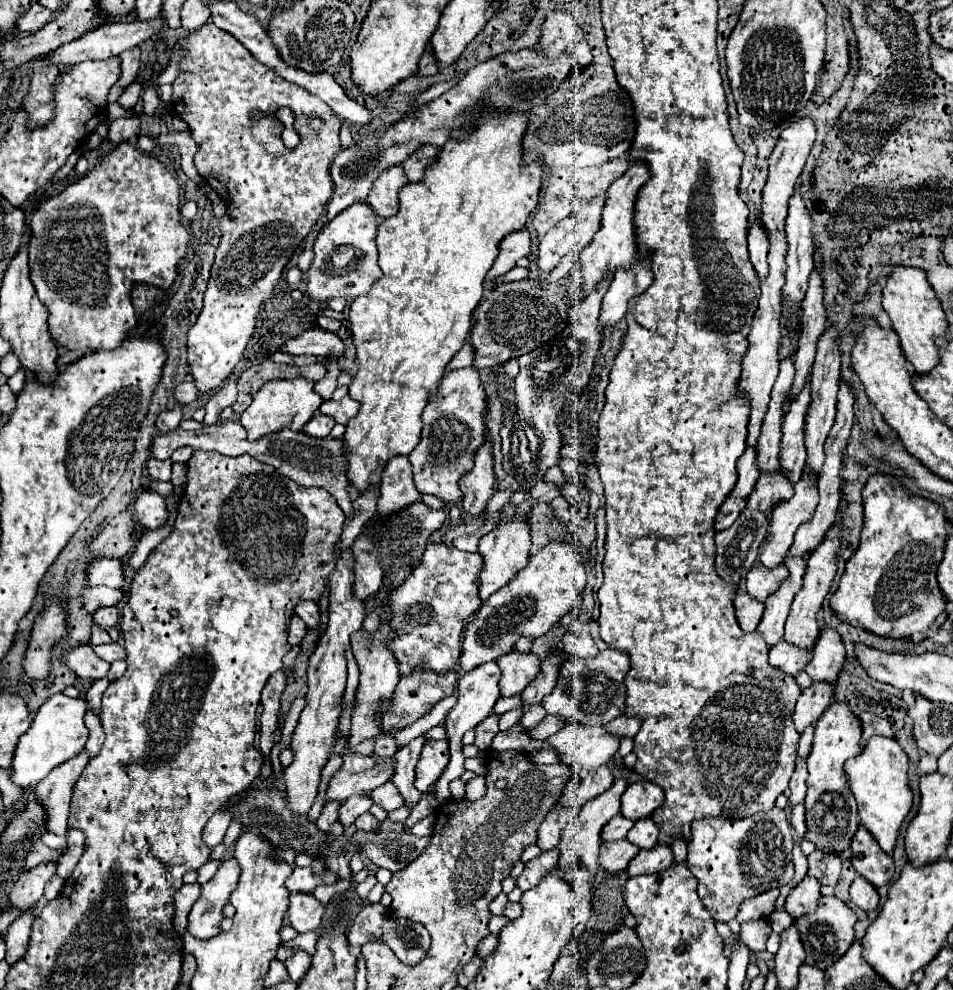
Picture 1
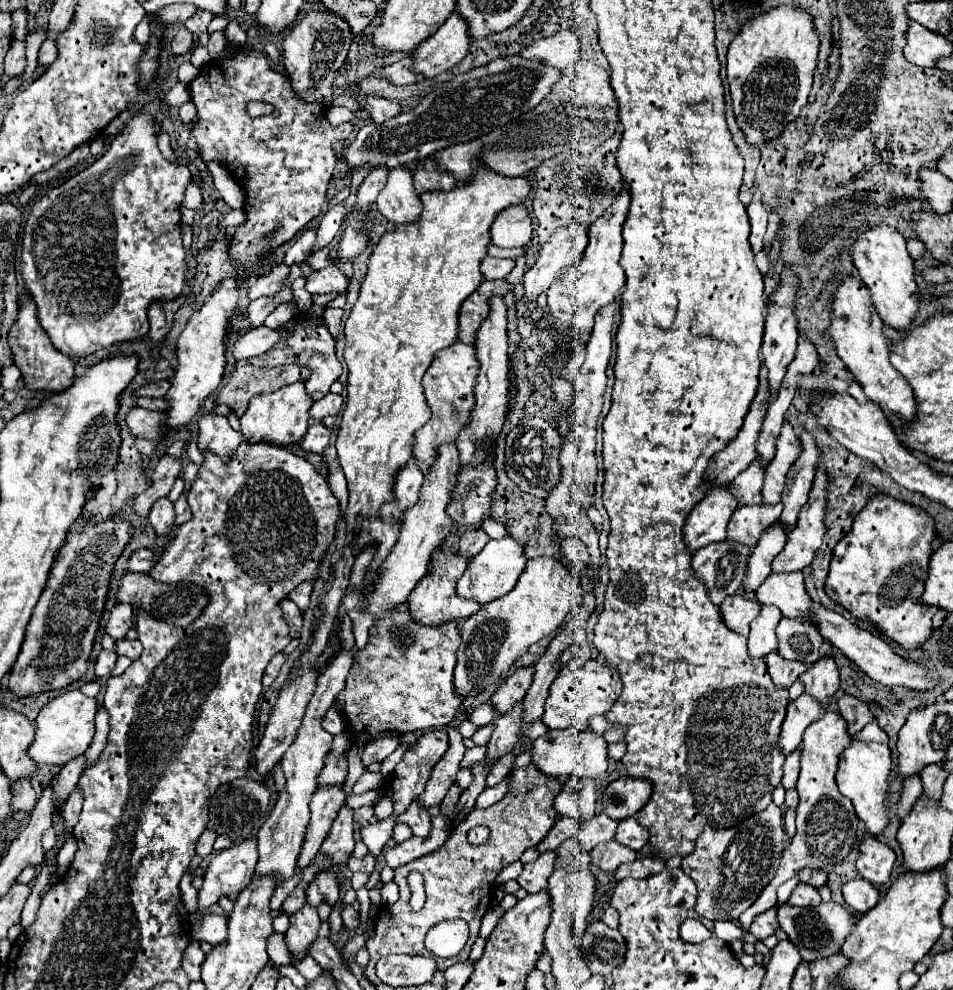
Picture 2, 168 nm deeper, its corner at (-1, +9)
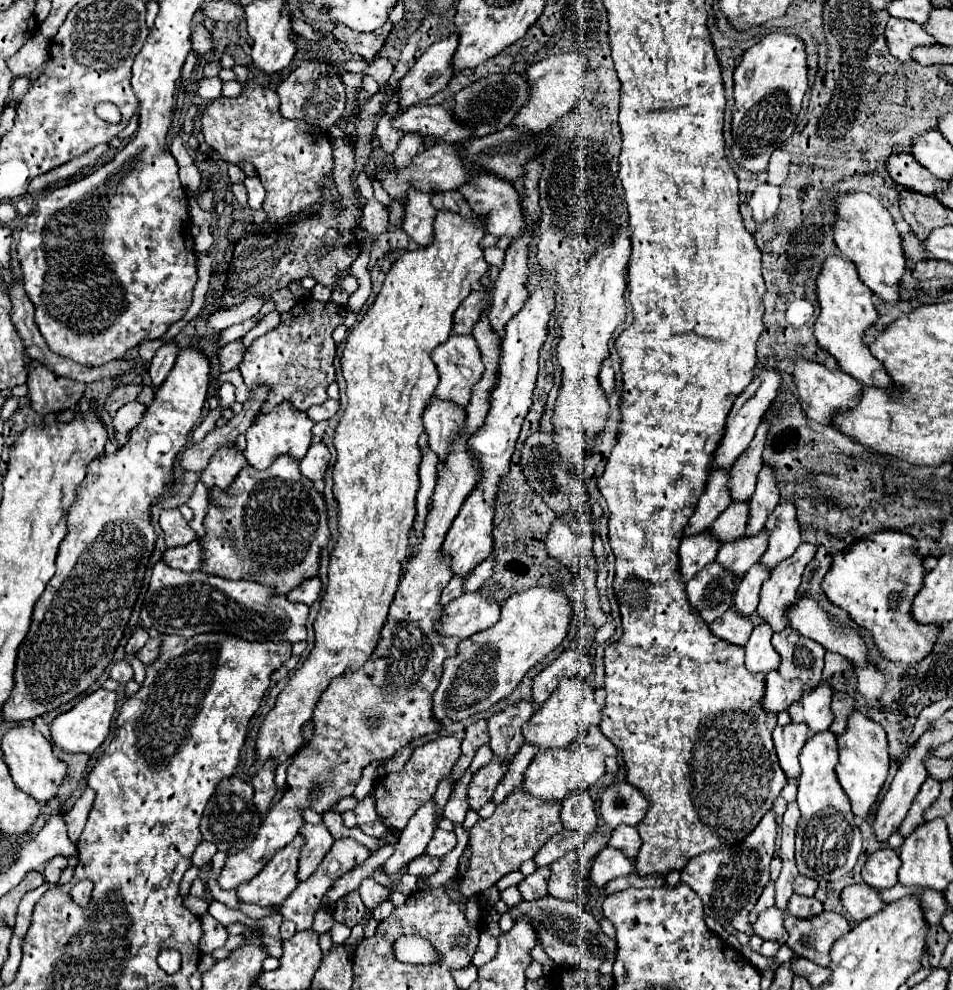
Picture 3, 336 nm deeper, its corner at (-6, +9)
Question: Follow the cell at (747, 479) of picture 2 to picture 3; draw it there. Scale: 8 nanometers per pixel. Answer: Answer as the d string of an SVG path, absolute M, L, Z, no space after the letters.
M730 503L728 509L712 523L708 533L712 533L720 543L736 541L736 537L744 535L748 521L748 503Z

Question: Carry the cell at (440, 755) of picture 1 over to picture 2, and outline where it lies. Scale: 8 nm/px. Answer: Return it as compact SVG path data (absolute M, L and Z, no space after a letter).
M439 729L439 731L431 731L425 733L415 745L413 749L409 749L405 753L405 757L397 763L393 777L389 779L395 797L393 797L393 807L395 807L395 815L403 813L407 809L407 805L423 793L425 783L429 781L431 769L441 761L443 753L447 751L449 743L447 743L447 731Z

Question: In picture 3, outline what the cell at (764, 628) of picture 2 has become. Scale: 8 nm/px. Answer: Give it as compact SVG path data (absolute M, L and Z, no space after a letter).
M760 623L754 627L748 643L744 645L746 653L746 667L752 673L770 673L772 669L778 669L780 665L780 655L770 643L772 639L772 629L766 623Z

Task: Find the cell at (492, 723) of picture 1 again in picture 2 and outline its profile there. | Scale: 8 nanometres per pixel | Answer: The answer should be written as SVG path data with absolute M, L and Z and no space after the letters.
M489 723L489 725L483 725L483 727L479 727L471 739L475 741L475 745L487 745L487 741L489 741L491 733L493 733L493 725Z

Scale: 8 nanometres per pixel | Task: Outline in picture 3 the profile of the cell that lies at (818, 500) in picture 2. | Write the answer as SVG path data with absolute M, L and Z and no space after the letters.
M802 543L792 557L782 561L774 571L770 571L768 581L764 581L760 591L758 617L770 625L774 633L784 631L788 625L786 611L798 597L798 585L804 567L814 557L816 547L810 543Z

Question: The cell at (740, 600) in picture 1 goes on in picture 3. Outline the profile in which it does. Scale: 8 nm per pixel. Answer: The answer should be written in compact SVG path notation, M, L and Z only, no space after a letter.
M728 609L720 619L716 619L710 625L710 633L714 637L720 637L722 641L728 641L732 645L746 645L754 625L748 617L740 617L734 609Z

